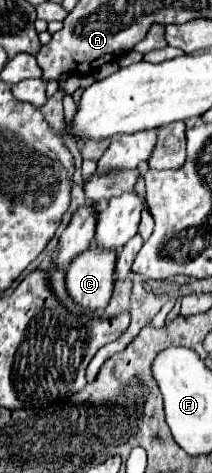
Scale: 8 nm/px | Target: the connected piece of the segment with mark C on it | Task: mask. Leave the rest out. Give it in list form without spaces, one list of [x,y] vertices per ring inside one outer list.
[[[90,246],[82,252],[66,272],[68,296],[88,314],[104,310],[112,298],[116,254]]]

